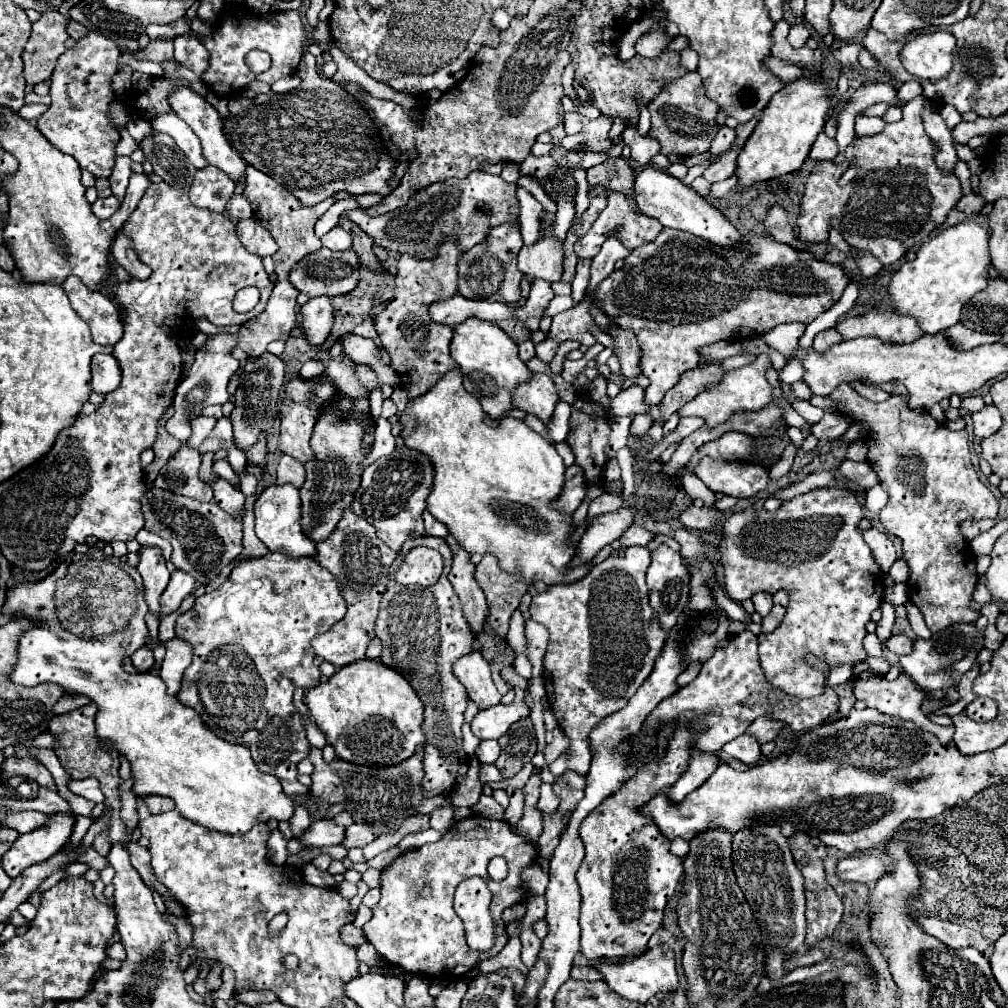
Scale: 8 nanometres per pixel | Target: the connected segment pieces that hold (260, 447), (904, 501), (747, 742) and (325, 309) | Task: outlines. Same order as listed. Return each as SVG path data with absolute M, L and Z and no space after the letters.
M260 436L260 438L258 438L258 444L254 444L254 448L250 448L250 450L246 452L248 464L258 464L258 466L262 466L262 464L264 464L264 454L266 454L266 438Z
M840 384L830 396L840 404L842 414L870 426L870 434L866 438L866 444L870 448L868 462L878 474L884 490L890 494L890 502L886 504L886 508L880 510L880 522L888 534L894 534L902 540L902 558L908 562L910 568L910 578L906 582L908 596L922 612L926 626L932 632L940 632L958 620L976 622L980 616L980 612L972 608L972 594L978 584L976 556L972 554L970 544L960 534L960 524L964 520L996 518L1000 506L992 490L978 478L978 472L970 460L968 432L948 430L944 424L936 422L926 410L908 408L902 396L890 396L886 402L876 404L858 396L850 384Z
M742 734L738 736L734 742L728 742L722 746L724 754L730 756L730 758L736 758L748 766L756 766L762 758L762 750L760 750L760 744L754 740L754 736L748 736L748 734Z
M316 296L310 298L304 306L302 306L302 324L306 328L306 336L312 344L322 344L326 340L326 336L332 330L334 324L334 308L328 296Z

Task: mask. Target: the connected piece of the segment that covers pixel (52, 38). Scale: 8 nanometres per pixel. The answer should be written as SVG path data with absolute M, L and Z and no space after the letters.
M46 12L32 24L32 34L22 54L28 84L34 86L52 76L56 60L66 52L64 42L70 38L68 22L70 18L62 12Z

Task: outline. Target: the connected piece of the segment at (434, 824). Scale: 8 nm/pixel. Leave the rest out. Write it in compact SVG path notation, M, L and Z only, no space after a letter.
M446 806L446 808L438 808L430 814L430 828L434 830L450 830L452 828L452 822L454 822L454 810L452 806Z

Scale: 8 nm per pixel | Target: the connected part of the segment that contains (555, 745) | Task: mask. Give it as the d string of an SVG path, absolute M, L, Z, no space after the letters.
M556 726L552 730L554 734L554 740L550 744L546 744L544 748L544 758L546 758L546 764L552 764L568 746L570 746L570 738L564 734L564 730L560 726Z

